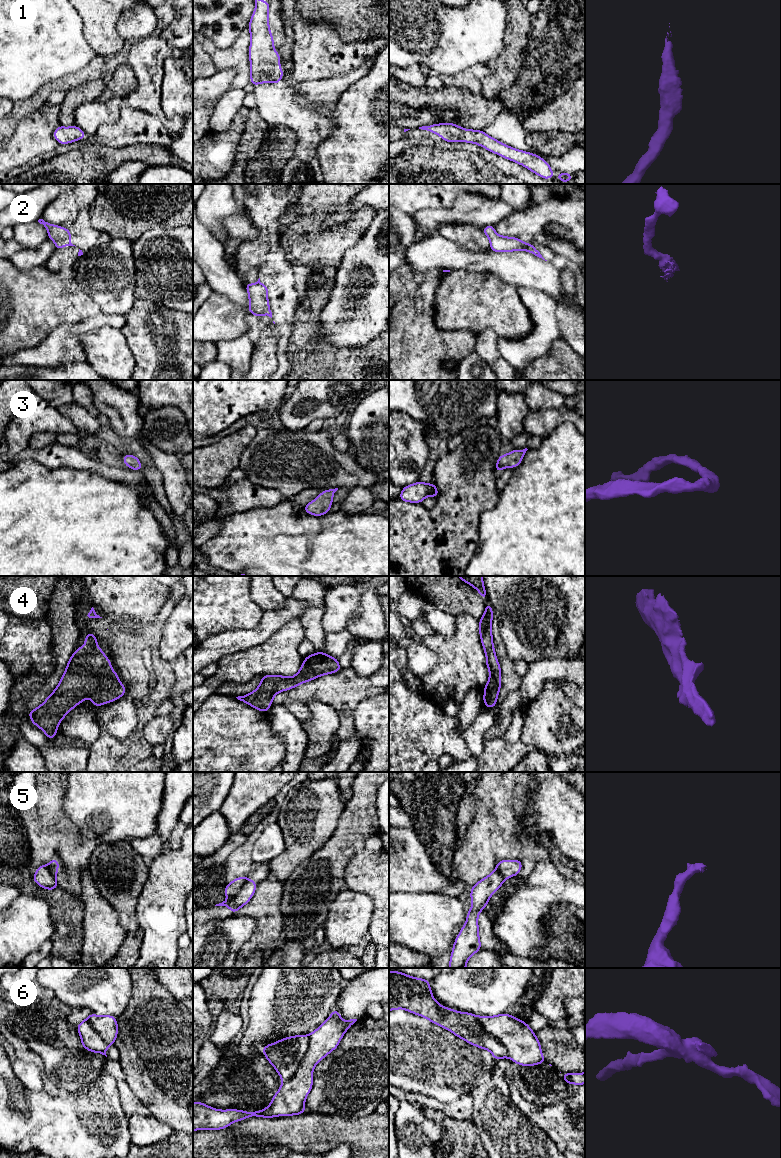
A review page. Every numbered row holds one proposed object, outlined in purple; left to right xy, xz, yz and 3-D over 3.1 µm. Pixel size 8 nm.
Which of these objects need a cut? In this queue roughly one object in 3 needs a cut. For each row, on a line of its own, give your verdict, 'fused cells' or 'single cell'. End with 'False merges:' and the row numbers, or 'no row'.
1: single cell
2: single cell
3: single cell
4: single cell
5: fused cells
6: fused cells
False merges: 5, 6

